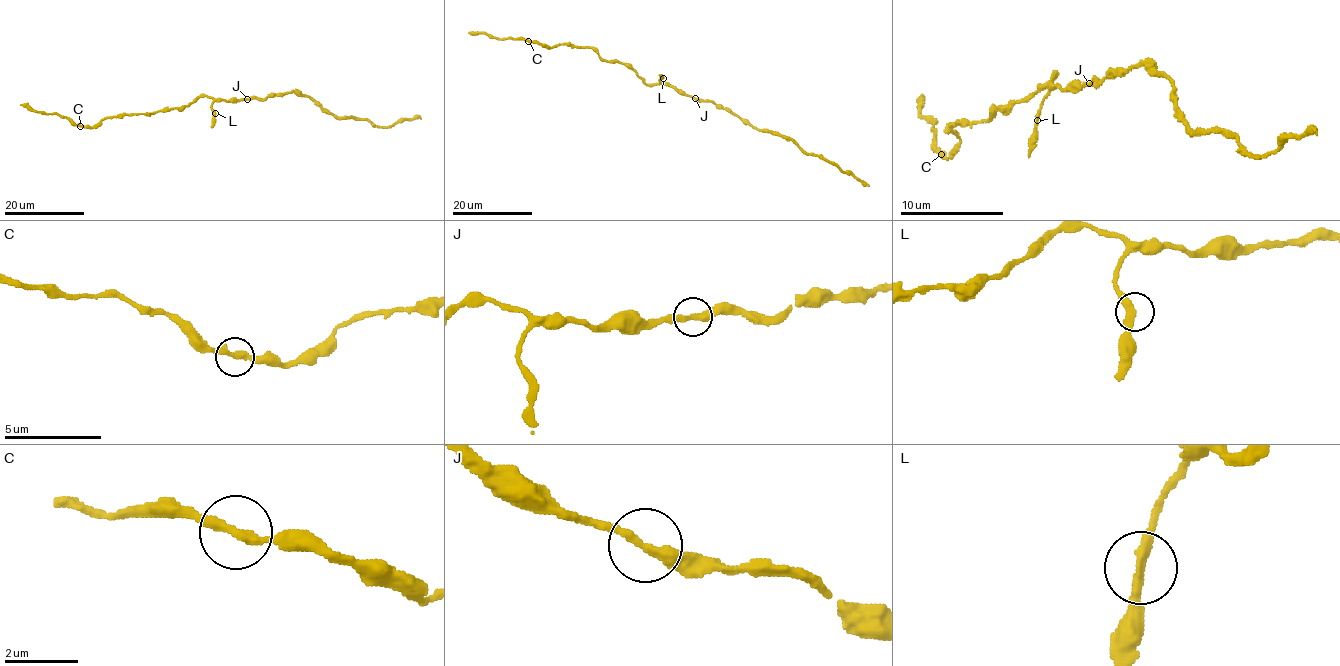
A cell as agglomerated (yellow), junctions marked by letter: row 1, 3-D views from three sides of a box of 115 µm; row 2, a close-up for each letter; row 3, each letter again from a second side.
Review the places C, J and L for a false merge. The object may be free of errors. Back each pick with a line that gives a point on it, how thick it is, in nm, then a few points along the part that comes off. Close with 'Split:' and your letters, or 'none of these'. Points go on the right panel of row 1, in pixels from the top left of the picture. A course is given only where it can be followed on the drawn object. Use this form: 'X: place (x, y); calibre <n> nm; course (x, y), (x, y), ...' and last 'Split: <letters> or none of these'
Split: none of these

